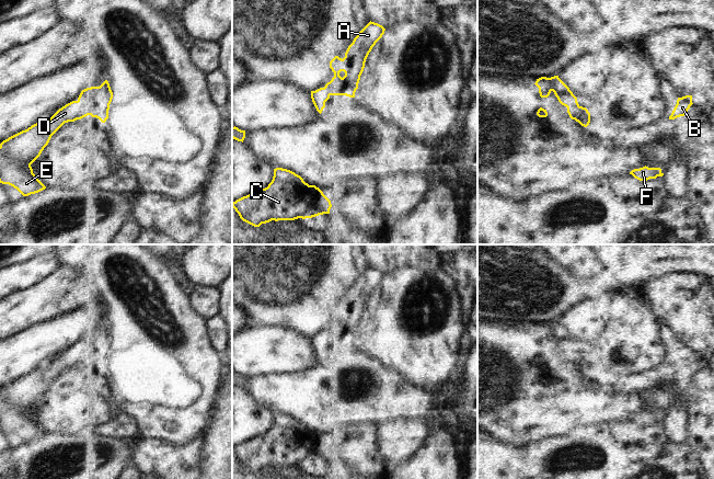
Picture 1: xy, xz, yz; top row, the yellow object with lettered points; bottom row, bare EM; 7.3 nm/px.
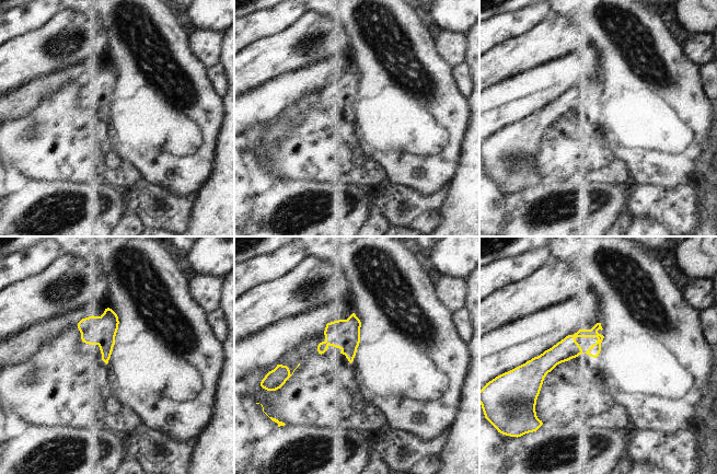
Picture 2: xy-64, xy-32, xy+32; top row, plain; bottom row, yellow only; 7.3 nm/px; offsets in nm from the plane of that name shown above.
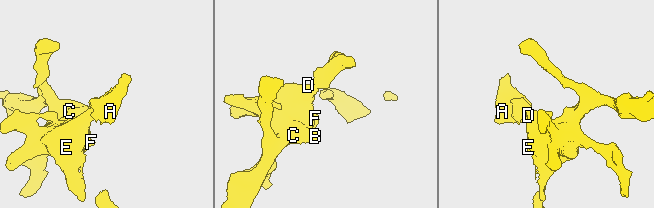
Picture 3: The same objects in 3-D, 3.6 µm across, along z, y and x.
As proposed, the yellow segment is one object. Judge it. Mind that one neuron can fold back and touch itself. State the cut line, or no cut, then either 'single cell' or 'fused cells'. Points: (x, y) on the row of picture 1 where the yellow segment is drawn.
cut none; single cell

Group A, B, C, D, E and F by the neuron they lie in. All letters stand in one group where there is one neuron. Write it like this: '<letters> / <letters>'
A B C D E F

